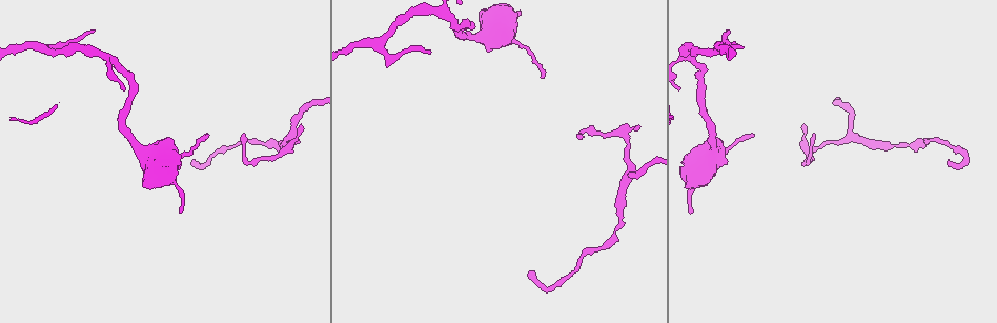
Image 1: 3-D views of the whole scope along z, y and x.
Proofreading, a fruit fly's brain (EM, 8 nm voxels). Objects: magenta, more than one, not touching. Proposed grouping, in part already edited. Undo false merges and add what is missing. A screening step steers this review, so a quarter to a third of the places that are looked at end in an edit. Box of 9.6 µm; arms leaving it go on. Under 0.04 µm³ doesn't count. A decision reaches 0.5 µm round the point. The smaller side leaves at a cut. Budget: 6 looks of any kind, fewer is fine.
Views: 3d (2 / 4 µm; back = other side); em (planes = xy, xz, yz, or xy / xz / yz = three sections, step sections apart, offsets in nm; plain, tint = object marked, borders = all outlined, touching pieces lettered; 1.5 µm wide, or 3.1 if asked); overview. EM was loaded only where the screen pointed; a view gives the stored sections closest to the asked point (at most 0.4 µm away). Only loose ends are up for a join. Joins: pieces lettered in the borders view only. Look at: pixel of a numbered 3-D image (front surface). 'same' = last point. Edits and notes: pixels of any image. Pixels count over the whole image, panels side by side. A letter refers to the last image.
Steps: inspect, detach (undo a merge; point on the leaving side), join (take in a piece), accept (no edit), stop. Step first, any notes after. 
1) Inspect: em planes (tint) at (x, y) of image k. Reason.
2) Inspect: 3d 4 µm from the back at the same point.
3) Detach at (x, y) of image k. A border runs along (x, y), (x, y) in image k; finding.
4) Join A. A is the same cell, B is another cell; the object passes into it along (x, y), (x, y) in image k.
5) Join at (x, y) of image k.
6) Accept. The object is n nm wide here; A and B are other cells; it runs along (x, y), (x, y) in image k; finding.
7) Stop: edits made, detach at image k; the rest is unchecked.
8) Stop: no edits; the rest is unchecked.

Inspect: em planes (borders) at (440, 13) of image 1. Two arms in line, one across.

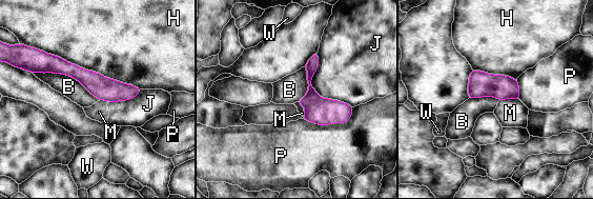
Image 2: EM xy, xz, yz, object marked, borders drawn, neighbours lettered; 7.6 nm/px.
Accept. The object is 140 nm wide here; B, H, J, M, P and W are other cells; a border runs along (33, 72), (68, 75), (99, 100) in image 2; one neuron here.

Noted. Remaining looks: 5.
Inspect: 3d 4 µm at (243, 134) of image 1.

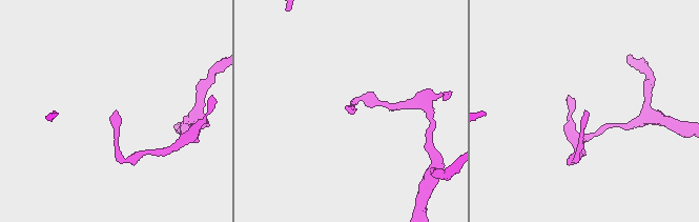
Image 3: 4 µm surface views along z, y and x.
Inspect: em planes (borders) at (348, 108) of image 3. Now the EM.

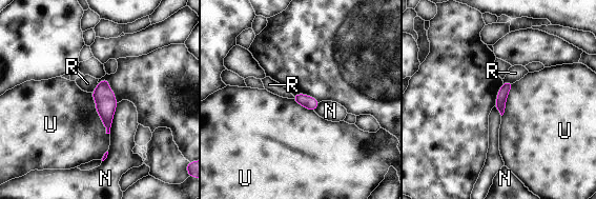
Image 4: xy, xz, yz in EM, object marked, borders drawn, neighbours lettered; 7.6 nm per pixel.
Accept. N, R and U are other cells; a border runs along (90, 93), (96, 112), (109, 134) in image 4; none of them fits.

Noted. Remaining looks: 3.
Inspect: 3d 2 µm at (205, 136) of image 1.

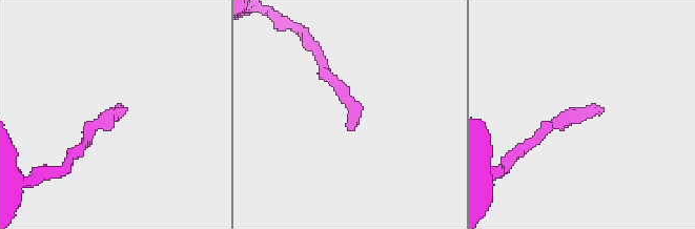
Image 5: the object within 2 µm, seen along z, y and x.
Inspect: em yz step 4 (borders) at (117, 111) of image 5.

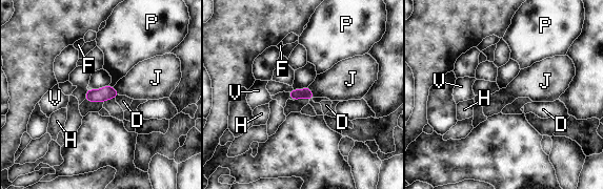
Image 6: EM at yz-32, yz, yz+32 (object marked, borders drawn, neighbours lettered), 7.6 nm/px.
Accept. D, F, H, J, P and V are other cells; a border runs along (109, 84), (113, 87) in image 6; none of them fits.

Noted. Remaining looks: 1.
Stop: no edits; the rest is unchecked.

